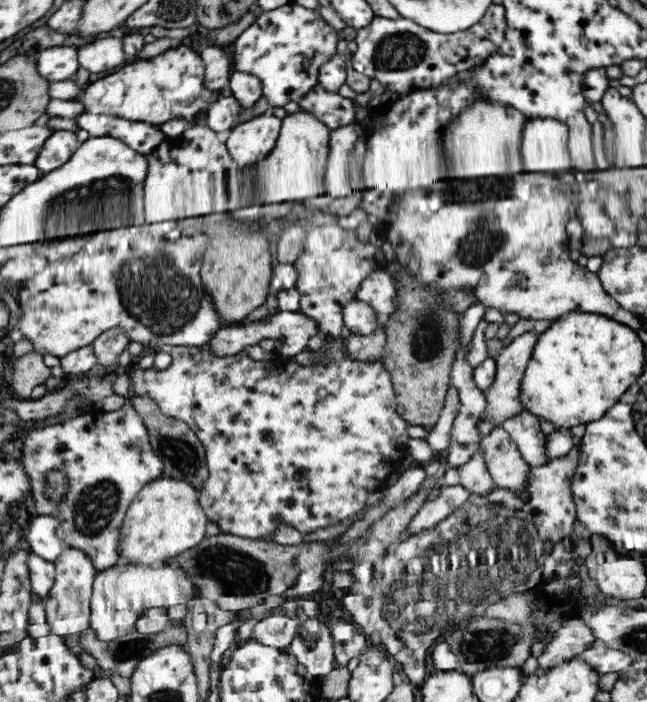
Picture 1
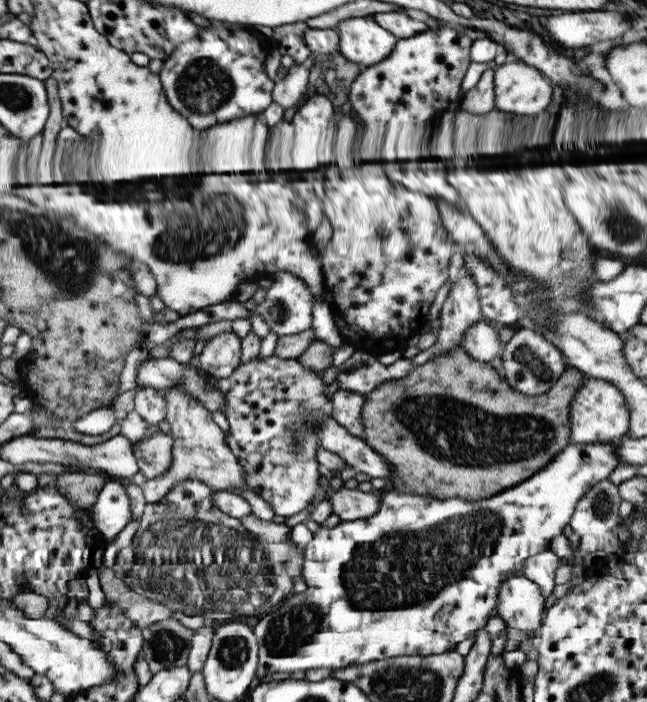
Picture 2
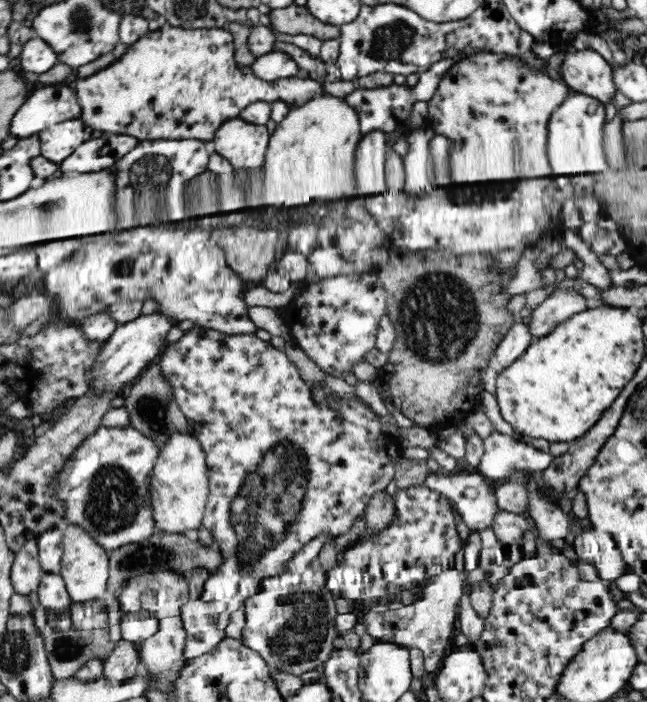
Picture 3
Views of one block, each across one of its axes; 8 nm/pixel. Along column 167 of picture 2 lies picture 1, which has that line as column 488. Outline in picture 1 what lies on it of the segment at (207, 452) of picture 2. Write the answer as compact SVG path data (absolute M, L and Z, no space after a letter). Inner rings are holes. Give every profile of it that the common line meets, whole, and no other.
M528 332L522 336L516 337L512 340L512 344L508 344L503 348L500 355L495 359L495 377L494 382L490 388L485 392L486 404L483 410L483 421L492 424L492 428L502 428L506 420L518 416L520 412L524 411L524 404L521 398L522 392L522 376L528 366L528 362L532 358L532 351L536 344L537 336ZM479 447L474 454L461 467L458 468L460 484L470 495L483 495L490 492L495 485L494 479L486 465L484 447Z

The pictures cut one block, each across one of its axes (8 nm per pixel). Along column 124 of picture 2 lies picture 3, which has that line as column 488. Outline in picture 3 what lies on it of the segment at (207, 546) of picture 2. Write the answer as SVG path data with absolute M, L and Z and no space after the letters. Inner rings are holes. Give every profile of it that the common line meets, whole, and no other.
M522 538L504 544L496 542L490 548L482 548L478 554L478 566L472 570L456 570L454 565L442 572L440 576L434 576L424 588L422 588L422 602L414 602L408 606L402 606L399 610L386 610L386 612L372 612L364 614L360 622L366 625L367 634L374 640L400 645L407 648L418 648L423 652L425 674L435 673L441 668L444 648L451 643L452 631L455 628L454 623L459 620L460 604L462 596L466 592L472 592L473 584L488 582L494 590L498 581L506 576L513 564L520 562L526 557L526 548L522 545Z

